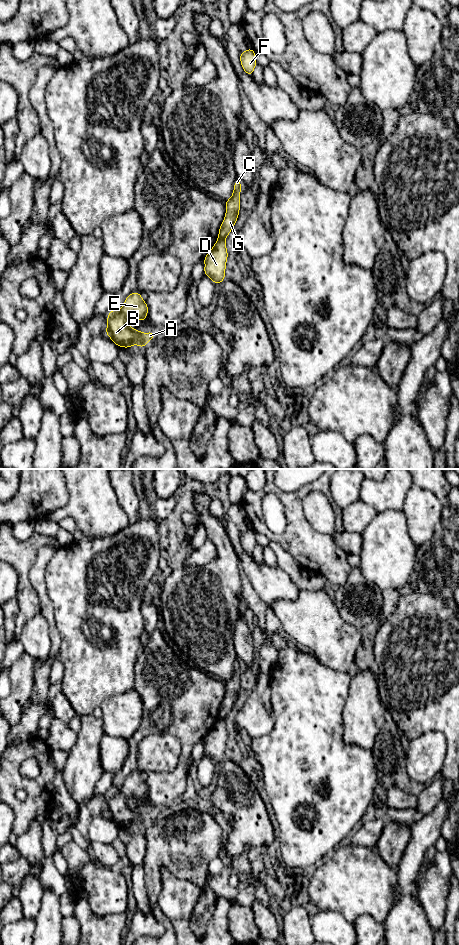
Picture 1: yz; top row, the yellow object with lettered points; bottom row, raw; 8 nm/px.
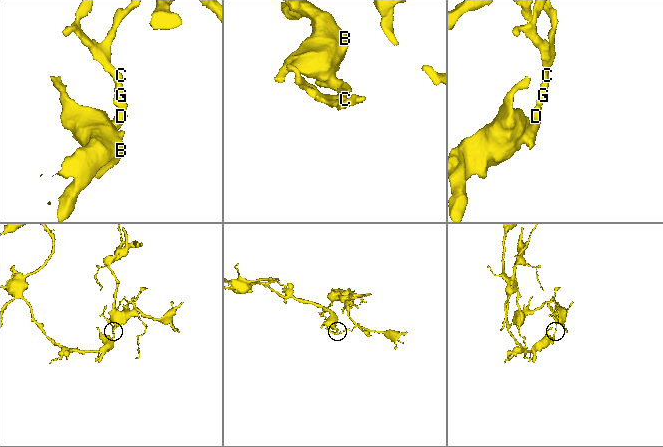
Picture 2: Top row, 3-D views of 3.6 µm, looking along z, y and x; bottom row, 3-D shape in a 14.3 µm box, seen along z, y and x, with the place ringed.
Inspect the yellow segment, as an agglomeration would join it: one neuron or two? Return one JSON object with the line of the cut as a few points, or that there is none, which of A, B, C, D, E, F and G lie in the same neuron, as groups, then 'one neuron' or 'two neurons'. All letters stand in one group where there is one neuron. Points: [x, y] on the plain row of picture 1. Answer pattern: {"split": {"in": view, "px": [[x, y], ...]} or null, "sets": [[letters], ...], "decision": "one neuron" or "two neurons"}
{"split": {"in": "yz", "px": [[218, 718], [224, 720]]}, "sets": [["A", "B", "D", "E"], ["C", "F", "G"]], "decision": "two neurons"}

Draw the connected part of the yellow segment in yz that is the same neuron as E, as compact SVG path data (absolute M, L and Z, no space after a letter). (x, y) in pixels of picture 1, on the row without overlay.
M132 772L124 782L121 790L111 790L108 793L106 815L118 827L131 828L137 824L143 828L154 816L155 812L144 814L128 805L130 798L136 798L138 801L144 801L147 798L148 785L145 783L140 773Z

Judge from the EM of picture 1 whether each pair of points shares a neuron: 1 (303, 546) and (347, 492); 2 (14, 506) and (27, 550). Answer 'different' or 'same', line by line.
1: different
2: different

